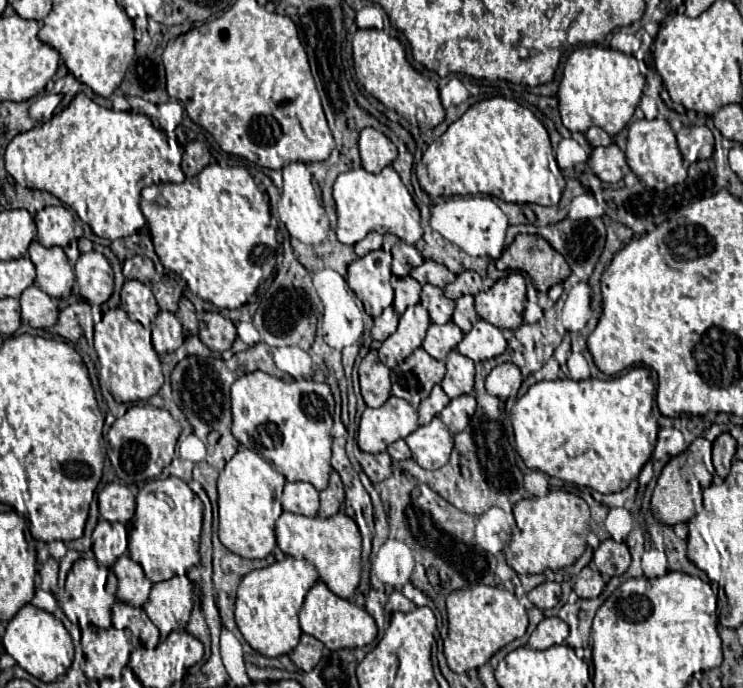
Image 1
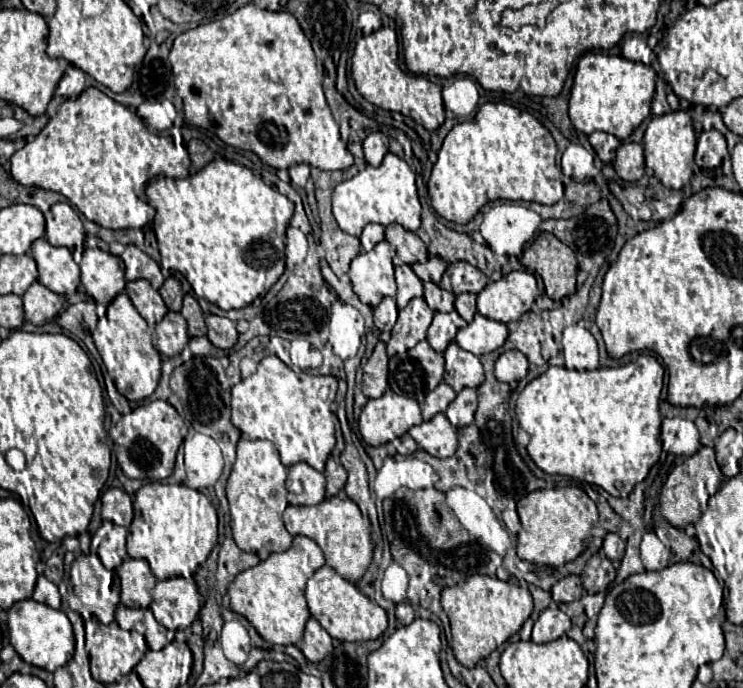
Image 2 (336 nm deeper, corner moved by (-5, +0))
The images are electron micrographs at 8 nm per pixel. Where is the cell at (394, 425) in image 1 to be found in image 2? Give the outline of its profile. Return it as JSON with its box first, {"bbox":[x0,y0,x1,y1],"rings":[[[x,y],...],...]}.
{"bbox":[359,389,421,447],"rings":[[[387,389],[381,397],[367,401],[359,415],[359,431],[367,445],[377,447],[401,437],[421,421],[421,409],[415,399]]]}

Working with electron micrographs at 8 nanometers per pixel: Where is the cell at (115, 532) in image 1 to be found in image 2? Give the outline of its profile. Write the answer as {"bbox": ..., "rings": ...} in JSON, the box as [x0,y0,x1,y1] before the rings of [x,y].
{"bbox":[93,521,127,569],"rings":[[[103,521],[99,531],[95,533],[93,541],[97,545],[97,553],[99,553],[101,563],[107,569],[117,569],[123,563],[123,559],[127,557],[125,537],[127,537],[127,529],[113,525],[109,521]]]}

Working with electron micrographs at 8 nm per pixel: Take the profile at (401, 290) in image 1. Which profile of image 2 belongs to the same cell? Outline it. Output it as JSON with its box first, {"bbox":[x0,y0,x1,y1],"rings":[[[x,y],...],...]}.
{"bbox":[395,265,423,309],"rings":[[[397,265],[395,267],[395,281],[397,281],[397,307],[403,309],[413,297],[423,297],[423,283],[413,273],[409,265]]]}

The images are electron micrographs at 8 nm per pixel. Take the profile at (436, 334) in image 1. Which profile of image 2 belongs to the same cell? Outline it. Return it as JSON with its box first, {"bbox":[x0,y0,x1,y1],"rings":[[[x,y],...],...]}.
{"bbox":[427,311,467,353],"rings":[[[457,311],[435,313],[433,323],[427,331],[427,341],[437,353],[443,353],[447,349],[447,345],[455,339],[457,329],[461,329],[465,325],[467,325],[467,321]]]}

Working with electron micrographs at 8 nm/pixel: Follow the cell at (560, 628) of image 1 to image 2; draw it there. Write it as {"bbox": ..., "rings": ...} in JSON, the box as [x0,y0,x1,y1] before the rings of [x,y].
{"bbox":[533,607,571,643],"rings":[[[547,607],[533,625],[533,641],[535,643],[549,643],[559,639],[571,629],[571,619],[559,607]]]}

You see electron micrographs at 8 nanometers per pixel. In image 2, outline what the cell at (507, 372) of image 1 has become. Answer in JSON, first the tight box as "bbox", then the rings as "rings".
{"bbox":[495,349,529,383],"rings":[[[517,349],[503,351],[499,355],[499,359],[495,361],[495,377],[499,381],[505,381],[505,383],[523,379],[527,375],[527,369],[529,369],[527,357]]]}

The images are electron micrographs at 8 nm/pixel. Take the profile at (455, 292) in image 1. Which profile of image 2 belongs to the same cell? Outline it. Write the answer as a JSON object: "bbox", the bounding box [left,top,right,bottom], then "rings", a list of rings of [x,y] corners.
{"bbox":[439,261,489,295],"rings":[[[459,261],[459,263],[451,263],[447,267],[439,287],[459,295],[459,293],[479,293],[487,283],[489,283],[489,279],[485,273],[481,273],[477,267],[465,263],[465,261]]]}

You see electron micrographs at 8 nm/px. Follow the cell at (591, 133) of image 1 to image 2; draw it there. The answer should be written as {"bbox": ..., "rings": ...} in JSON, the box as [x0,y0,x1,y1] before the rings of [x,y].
{"bbox":[589,133,621,163],"rings":[[[591,133],[589,143],[603,163],[613,163],[615,161],[615,151],[621,145],[621,141],[617,137],[609,135],[609,133]]]}

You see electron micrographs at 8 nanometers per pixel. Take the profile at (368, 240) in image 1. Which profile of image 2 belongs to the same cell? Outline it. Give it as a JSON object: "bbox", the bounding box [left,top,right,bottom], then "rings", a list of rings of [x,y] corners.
{"bbox":[359,223,385,251],"rings":[[[369,223],[369,225],[363,229],[361,237],[359,237],[359,241],[361,241],[361,251],[373,249],[383,237],[385,237],[385,227],[383,227],[383,225]]]}

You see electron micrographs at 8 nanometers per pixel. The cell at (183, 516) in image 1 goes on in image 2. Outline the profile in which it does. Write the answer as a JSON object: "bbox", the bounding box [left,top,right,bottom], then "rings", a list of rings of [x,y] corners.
{"bbox":[127,481,217,581],"rings":[[[153,481],[143,485],[135,493],[133,501],[135,517],[129,527],[129,537],[127,537],[127,553],[133,559],[145,559],[153,571],[153,575],[163,581],[169,577],[193,577],[195,569],[205,563],[209,557],[213,545],[217,543],[217,511],[213,503],[199,491],[183,485],[183,483],[163,483],[163,481]]]}

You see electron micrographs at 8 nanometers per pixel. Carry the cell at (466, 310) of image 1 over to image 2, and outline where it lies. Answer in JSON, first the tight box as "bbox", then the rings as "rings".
{"bbox":[455,293,477,323],"rings":[[[461,293],[455,299],[455,311],[469,323],[473,321],[473,315],[477,313],[475,309],[475,295],[473,293]]]}

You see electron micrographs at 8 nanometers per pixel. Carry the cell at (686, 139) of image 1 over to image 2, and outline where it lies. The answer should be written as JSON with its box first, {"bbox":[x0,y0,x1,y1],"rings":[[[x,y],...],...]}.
{"bbox":[695,131,727,169],"rings":[[[703,131],[697,139],[697,153],[695,153],[695,163],[703,169],[713,169],[719,167],[723,157],[727,155],[727,145],[725,137],[717,131]]]}

